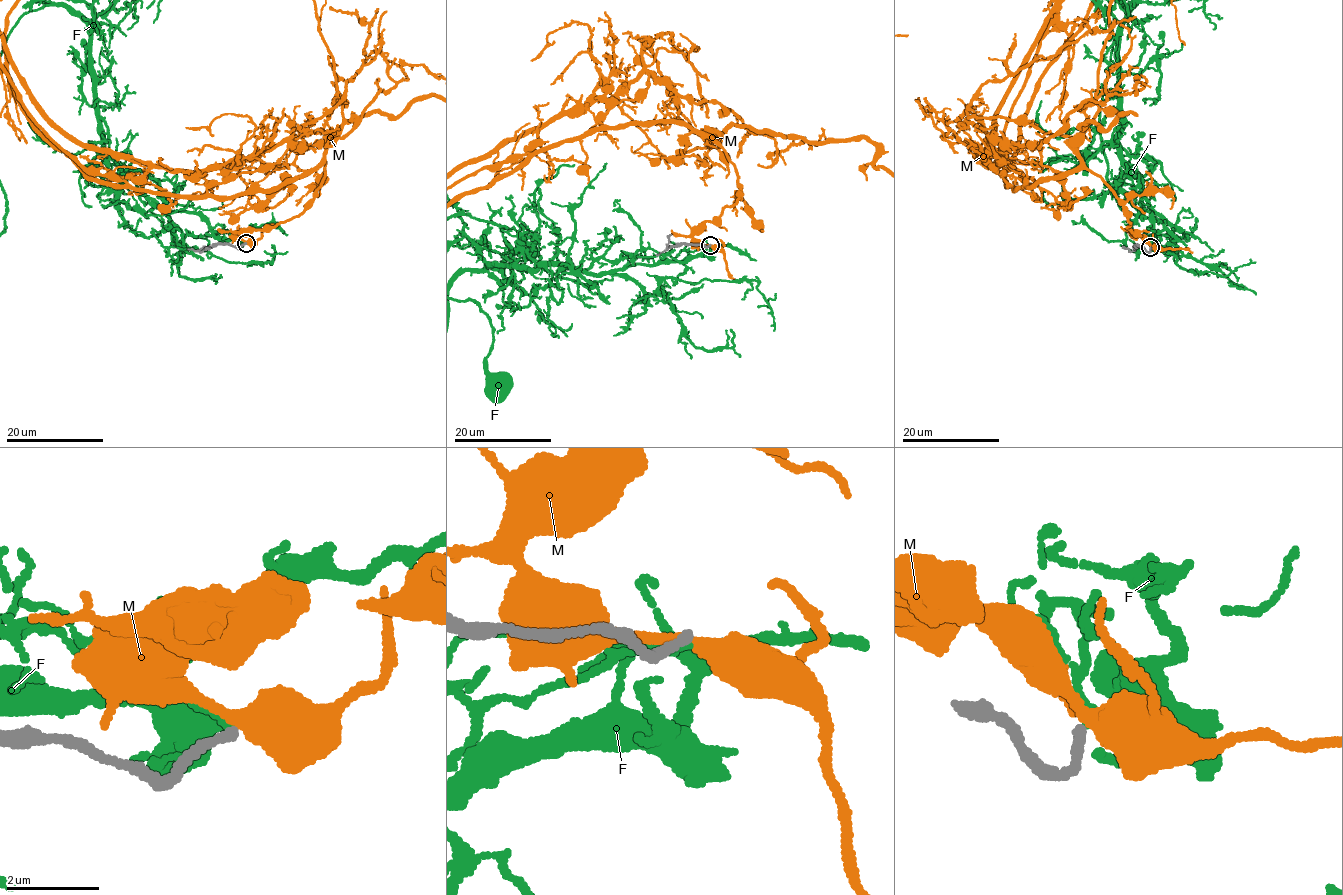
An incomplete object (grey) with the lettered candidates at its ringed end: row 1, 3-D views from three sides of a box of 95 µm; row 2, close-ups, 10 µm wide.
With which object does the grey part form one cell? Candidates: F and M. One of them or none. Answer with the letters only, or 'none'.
none

